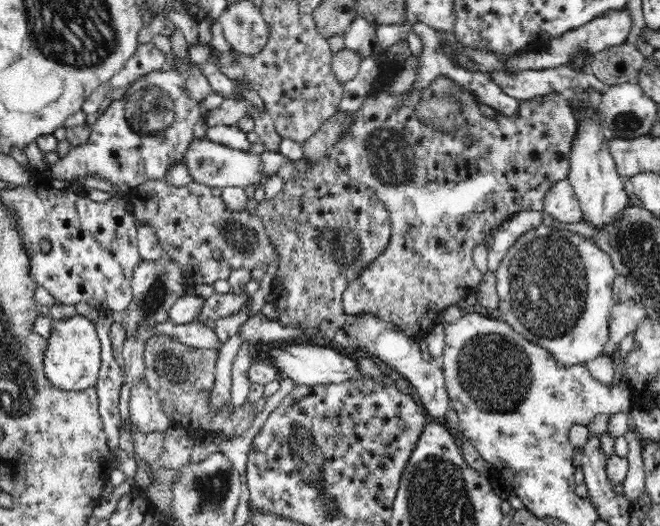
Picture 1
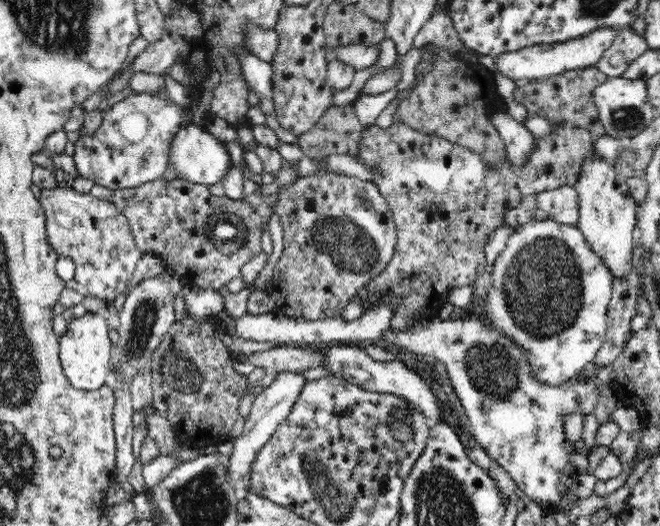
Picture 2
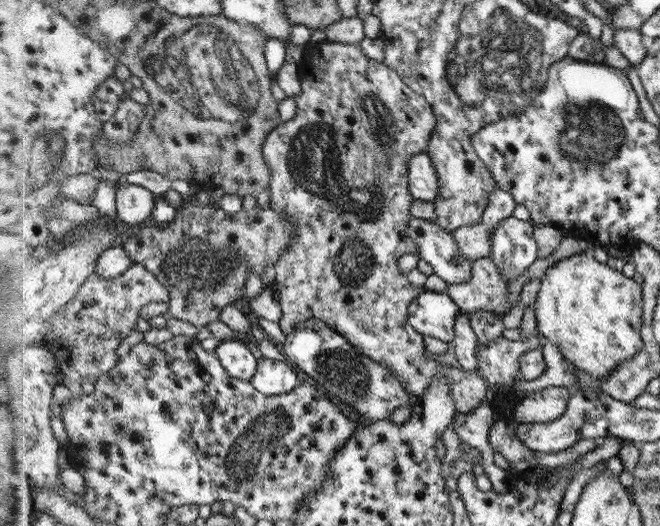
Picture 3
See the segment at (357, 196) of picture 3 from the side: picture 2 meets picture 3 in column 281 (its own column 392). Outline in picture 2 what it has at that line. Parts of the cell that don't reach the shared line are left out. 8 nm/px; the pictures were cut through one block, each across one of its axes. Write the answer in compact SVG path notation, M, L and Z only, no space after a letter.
M394 122L388 128L378 128L374 124L363 128L356 159L368 168L372 184L385 196L398 231L397 250L391 262L374 282L364 288L372 297L370 310L380 305L392 307L394 316L390 318L390 326L396 329L407 329L422 319L437 318L440 308L448 301L449 290L472 286L477 277L485 272L488 264L486 244L490 236L503 226L506 214L521 206L530 194L564 185L573 186L581 178L586 162L595 150L590 132L576 127L574 122L552 122L550 136L536 136L534 139L536 148L522 166L511 161L500 166L487 166L481 154L454 145L436 134L420 133L400 122Z

